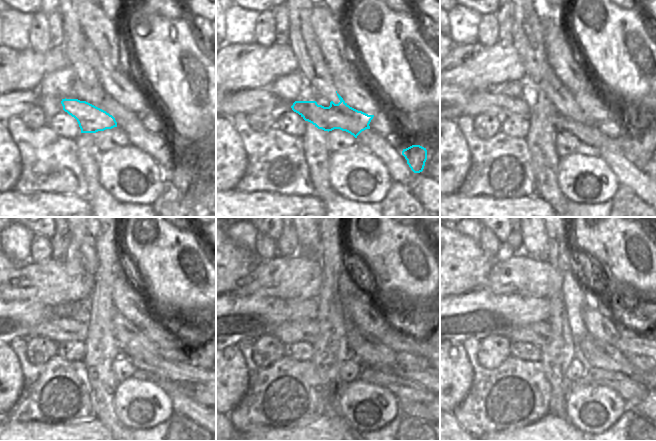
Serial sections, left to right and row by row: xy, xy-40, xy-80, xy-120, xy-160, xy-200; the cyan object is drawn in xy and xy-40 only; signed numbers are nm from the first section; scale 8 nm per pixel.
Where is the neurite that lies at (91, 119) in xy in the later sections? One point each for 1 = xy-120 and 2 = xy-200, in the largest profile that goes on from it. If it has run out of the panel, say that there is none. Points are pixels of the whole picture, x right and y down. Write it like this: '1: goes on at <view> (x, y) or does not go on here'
1: goes on at xy-120 (142, 352)
2: goes on at xy-200 (597, 354)

